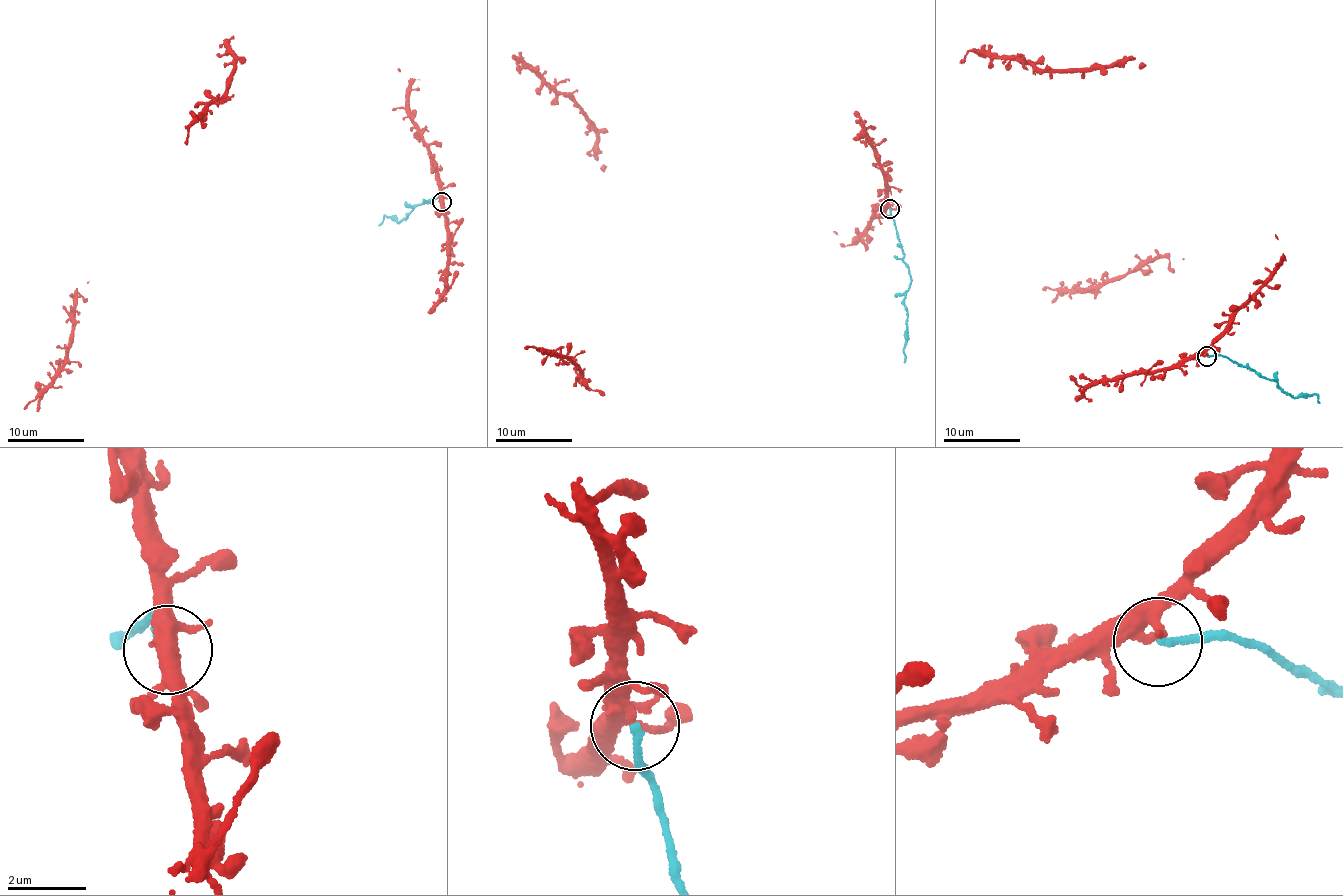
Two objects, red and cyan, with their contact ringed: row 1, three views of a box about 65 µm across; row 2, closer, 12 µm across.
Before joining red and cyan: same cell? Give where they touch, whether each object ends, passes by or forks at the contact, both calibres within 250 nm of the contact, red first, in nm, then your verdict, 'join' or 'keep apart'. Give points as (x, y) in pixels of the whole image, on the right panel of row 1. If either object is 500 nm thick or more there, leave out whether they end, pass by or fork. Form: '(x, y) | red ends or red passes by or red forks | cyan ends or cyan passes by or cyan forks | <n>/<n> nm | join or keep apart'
(1206, 356) | red forks | cyan ends | 240/180 nm | keep apart

